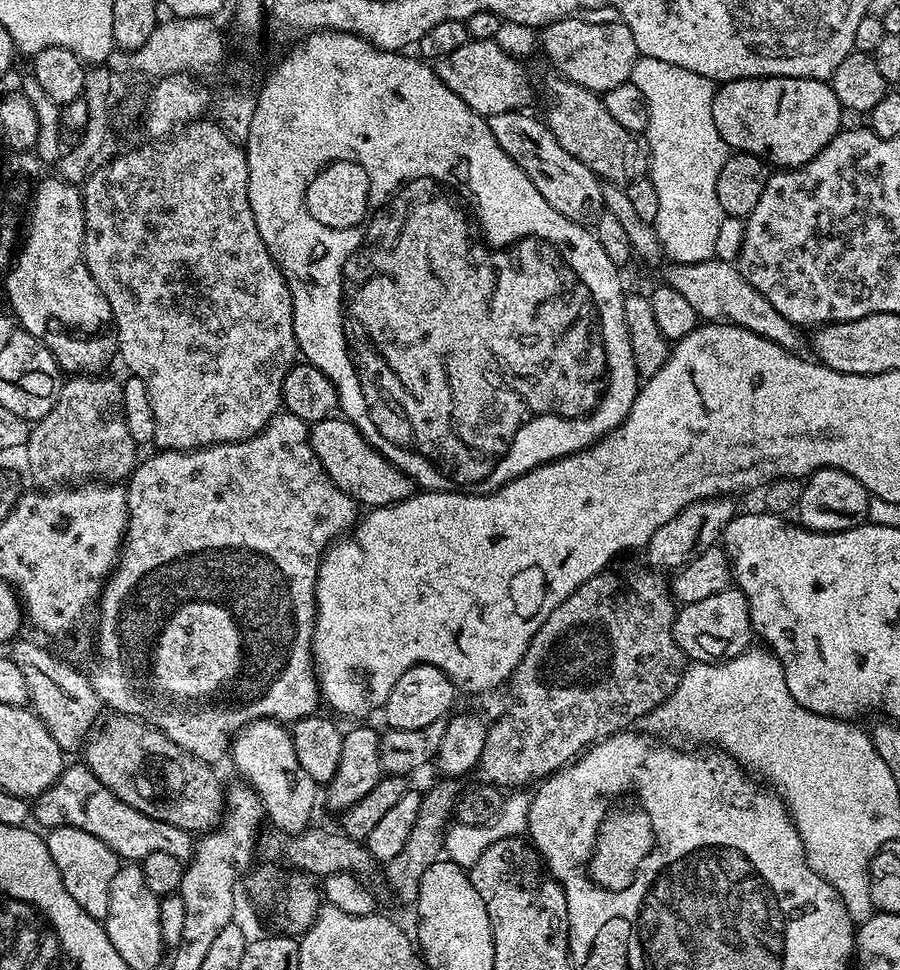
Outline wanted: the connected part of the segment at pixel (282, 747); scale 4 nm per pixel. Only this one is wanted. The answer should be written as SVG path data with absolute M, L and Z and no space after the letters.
M259 720L244 727L230 745L231 760L240 771L239 779L260 796L264 792L318 792L318 785L300 771L291 731L275 720Z

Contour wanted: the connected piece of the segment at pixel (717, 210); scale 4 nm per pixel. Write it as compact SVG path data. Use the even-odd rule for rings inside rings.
M649 56L637 59L630 82L638 86L642 94L646 94L648 103L648 172L654 182L654 190L658 190L658 214L654 227L663 255L669 256L669 261L677 264L711 260L716 254L714 242L718 238L718 226L722 226L725 218L718 202L718 174L722 174L722 166L730 155L728 143L722 134L718 134L718 126L714 126L712 103L717 85L702 78L702 74L694 74L694 70L682 70L682 66L674 66L671 62L661 62L659 58Z

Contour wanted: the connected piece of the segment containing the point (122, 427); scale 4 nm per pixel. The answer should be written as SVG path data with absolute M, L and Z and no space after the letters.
M76 374L71 378L65 379L63 388L60 389L60 397L54 406L54 410L50 410L50 414L46 414L46 418L35 421L32 424L32 433L26 445L26 453L28 452L28 472L32 475L32 480L37 489L51 490L61 486L75 486L81 482L124 482L132 475L138 463L138 446L134 442L134 438L130 438L130 429L127 428L124 421L124 408L122 407L122 390L123 383L118 379L111 380L110 377L104 376L108 374Z

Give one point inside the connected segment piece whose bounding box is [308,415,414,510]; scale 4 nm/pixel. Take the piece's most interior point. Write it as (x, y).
(357, 468)

